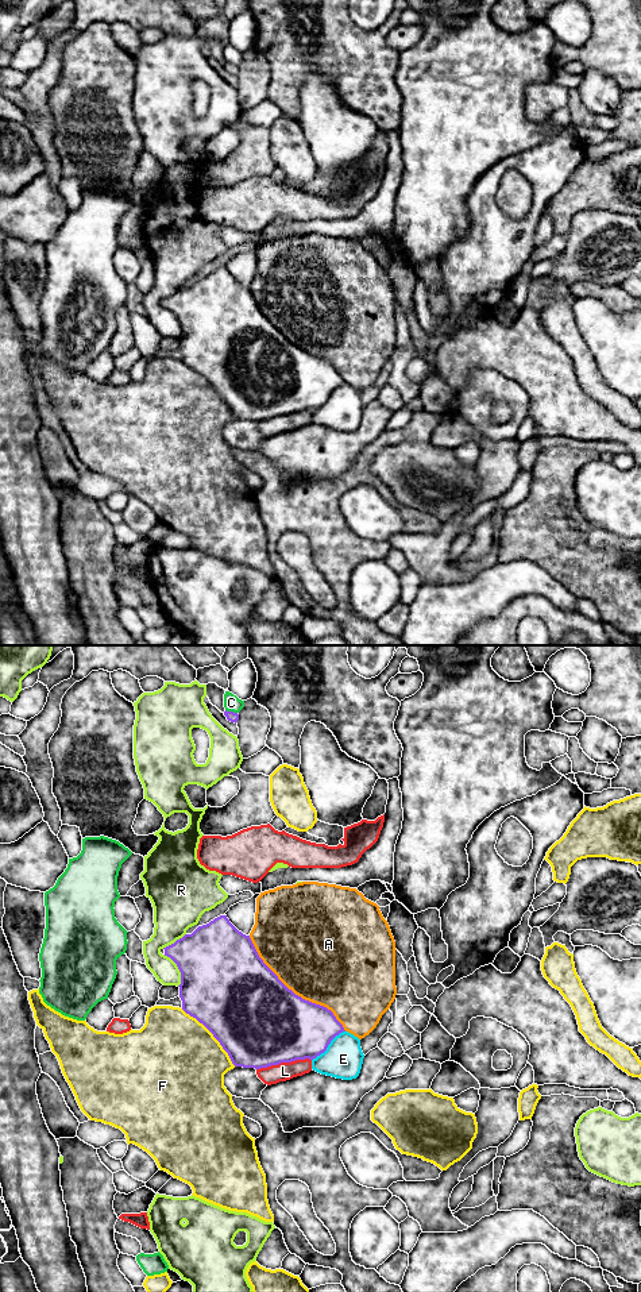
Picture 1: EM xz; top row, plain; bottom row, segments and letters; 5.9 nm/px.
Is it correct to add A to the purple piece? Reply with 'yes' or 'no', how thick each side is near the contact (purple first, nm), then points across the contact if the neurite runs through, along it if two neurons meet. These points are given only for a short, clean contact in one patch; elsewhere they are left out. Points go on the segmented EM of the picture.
yes; calibres 500 and 500 nm

